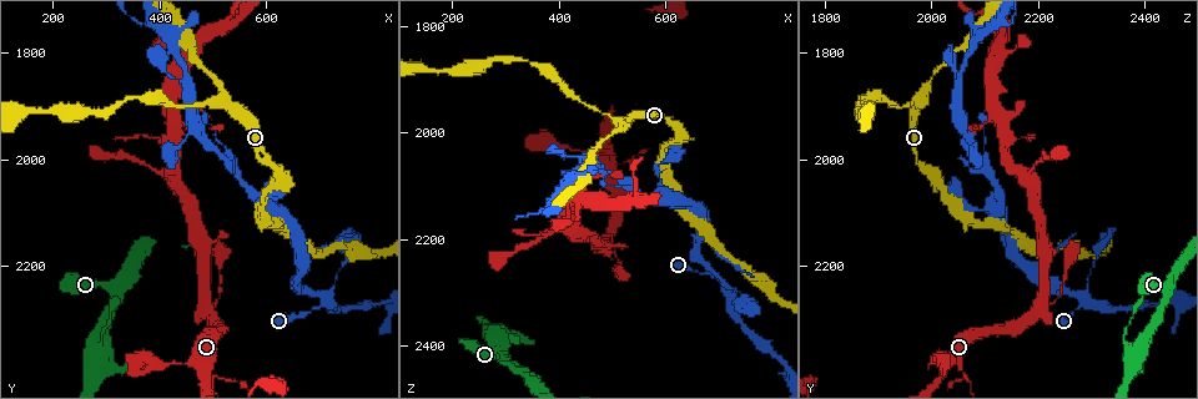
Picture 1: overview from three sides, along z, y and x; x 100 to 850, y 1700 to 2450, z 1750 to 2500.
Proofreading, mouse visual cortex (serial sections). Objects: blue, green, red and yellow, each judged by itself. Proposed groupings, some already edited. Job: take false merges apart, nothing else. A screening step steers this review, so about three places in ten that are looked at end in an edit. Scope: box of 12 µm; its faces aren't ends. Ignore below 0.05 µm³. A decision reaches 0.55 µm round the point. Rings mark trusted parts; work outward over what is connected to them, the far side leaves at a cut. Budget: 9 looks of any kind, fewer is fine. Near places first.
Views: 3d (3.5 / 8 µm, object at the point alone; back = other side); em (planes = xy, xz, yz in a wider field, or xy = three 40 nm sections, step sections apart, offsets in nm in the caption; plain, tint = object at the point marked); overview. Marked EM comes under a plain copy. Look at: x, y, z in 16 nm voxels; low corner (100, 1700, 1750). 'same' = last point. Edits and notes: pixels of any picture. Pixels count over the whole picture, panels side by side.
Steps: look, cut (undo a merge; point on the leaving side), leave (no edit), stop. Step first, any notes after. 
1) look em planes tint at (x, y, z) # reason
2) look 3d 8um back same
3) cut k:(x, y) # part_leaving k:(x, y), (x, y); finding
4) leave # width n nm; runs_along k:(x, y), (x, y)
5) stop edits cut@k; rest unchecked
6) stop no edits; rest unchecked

look 3d 8um at (335, 2225, 2450) # sharp bend

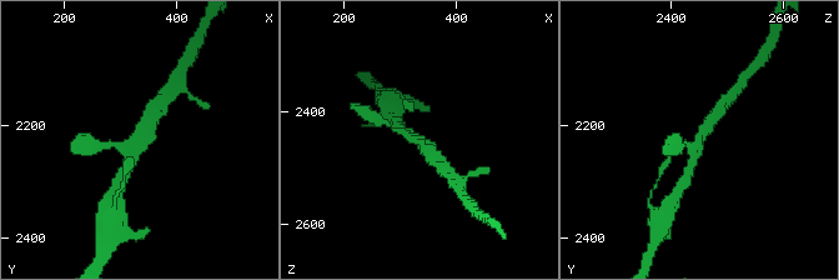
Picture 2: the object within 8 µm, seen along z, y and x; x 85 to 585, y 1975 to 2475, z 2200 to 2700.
look em xy step 1 tint at (335, 2225, 2455) # arms 3; arm_widths 150, 250, 350 nm; now the EM

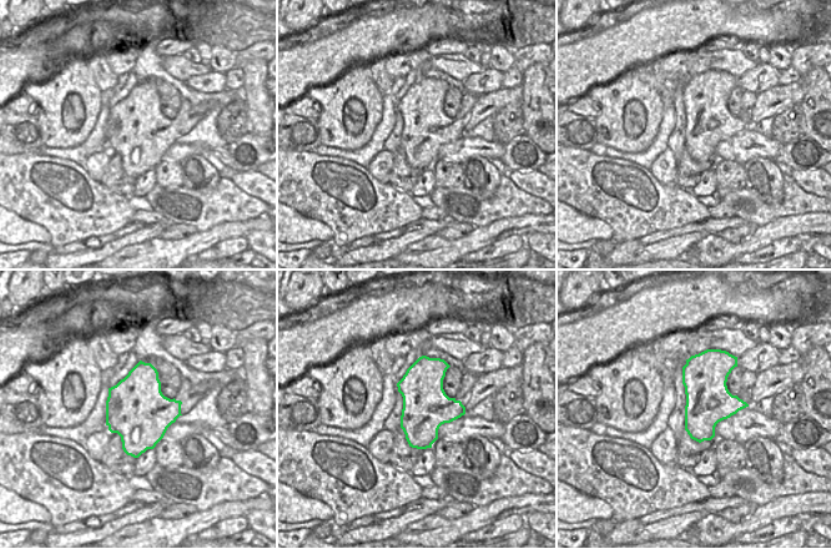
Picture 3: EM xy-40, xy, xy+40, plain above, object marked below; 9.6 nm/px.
leave # continuous, no second cell

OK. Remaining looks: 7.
look 3d 3.5um back at (285, 2345, 2395) # abrupt turn

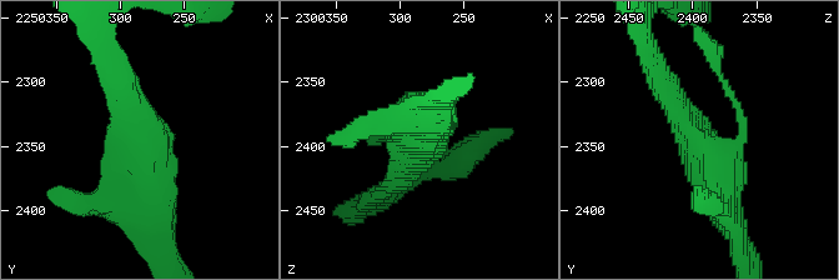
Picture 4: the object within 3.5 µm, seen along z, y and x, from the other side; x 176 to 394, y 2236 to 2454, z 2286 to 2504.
look em xy step 5 tint at (284, 2350, 2394) # need the tissue

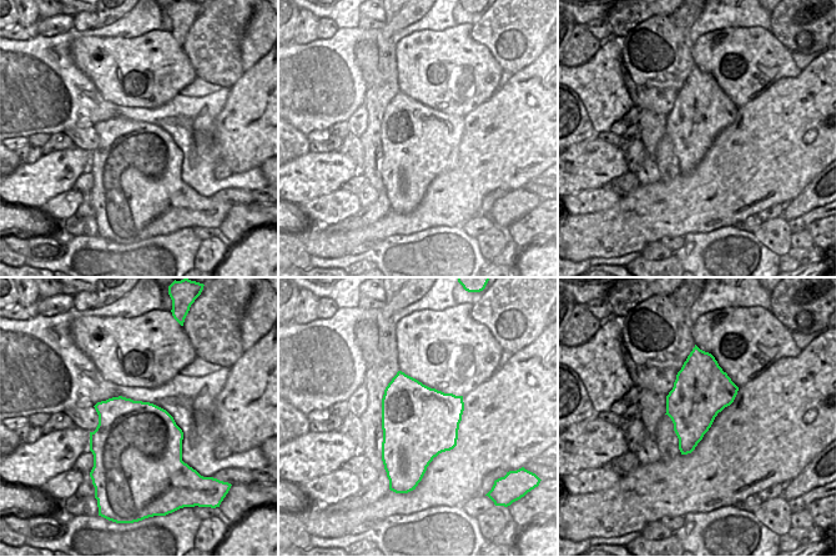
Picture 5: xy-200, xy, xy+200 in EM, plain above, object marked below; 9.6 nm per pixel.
leave # runs_along 4:(668, 95), (719, 156), (735, 234); one cell here

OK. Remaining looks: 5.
look 3d 3.5um at (430, 1920, 2125) # branch point

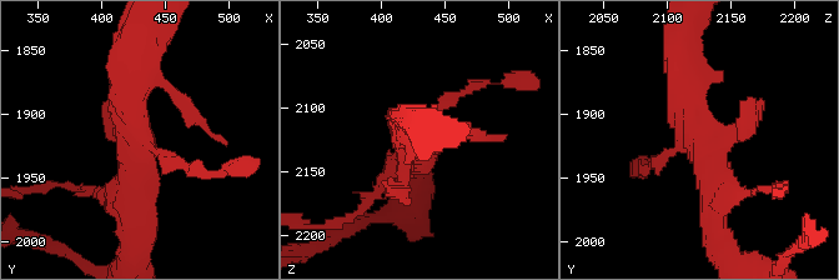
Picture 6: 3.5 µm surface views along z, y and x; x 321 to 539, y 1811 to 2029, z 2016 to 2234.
look em xy step 5 tint at (424, 1920, 2126) # now the EM

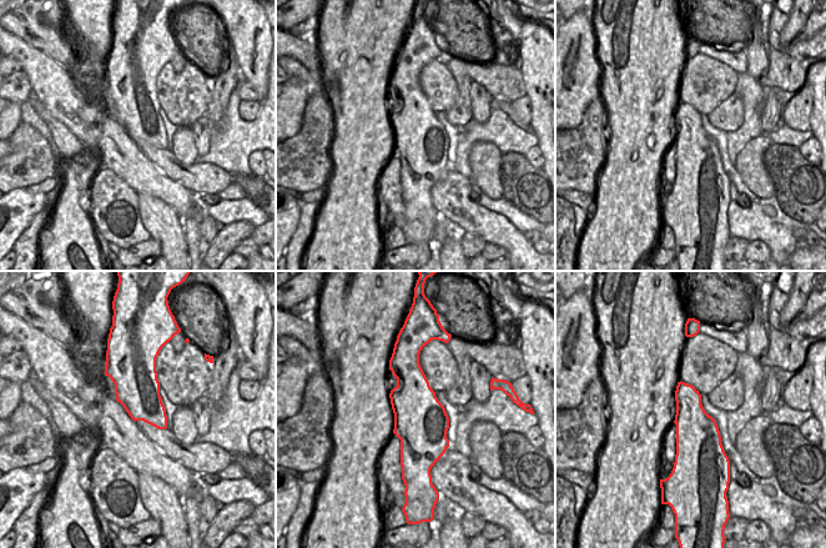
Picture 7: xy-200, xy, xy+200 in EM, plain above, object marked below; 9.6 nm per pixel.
look em planes tint same # cut it another way

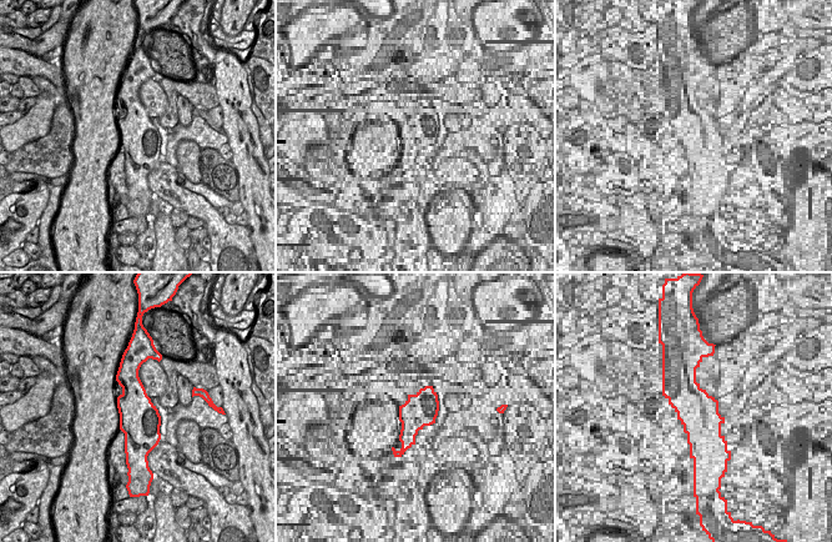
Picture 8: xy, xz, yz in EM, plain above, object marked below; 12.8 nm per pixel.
leave # width 500 nm; runs_along 6:(713, 225), (681, 64); continuous, no second cell

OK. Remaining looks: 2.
look 3d 8um back at (525, 1890, 1980) # abrupt turn

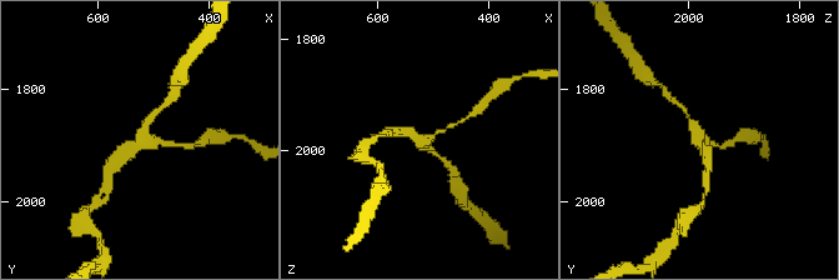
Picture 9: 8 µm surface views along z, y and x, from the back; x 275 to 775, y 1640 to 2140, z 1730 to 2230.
look em xy step 3 tint at (515, 1885, 1980) # need the tissue

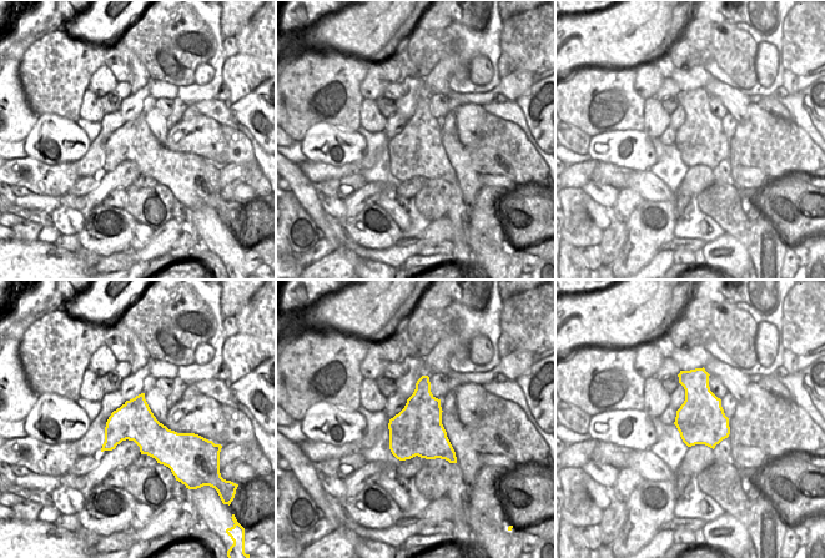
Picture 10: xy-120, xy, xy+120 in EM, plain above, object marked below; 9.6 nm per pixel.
leave # width 500 nm; runs_along 9:(116, 161), (142, 140), (175, 145); all the same cell

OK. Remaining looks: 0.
stop no edits; rest unchecked

